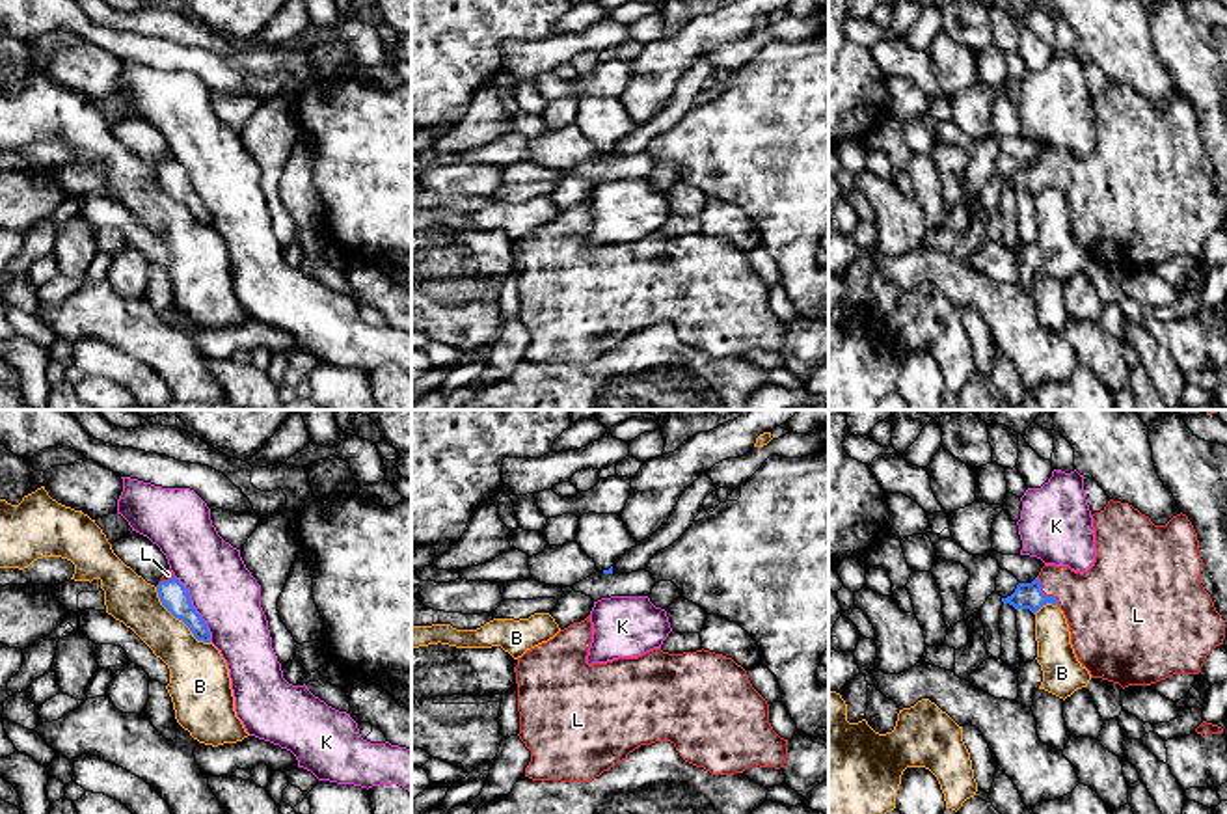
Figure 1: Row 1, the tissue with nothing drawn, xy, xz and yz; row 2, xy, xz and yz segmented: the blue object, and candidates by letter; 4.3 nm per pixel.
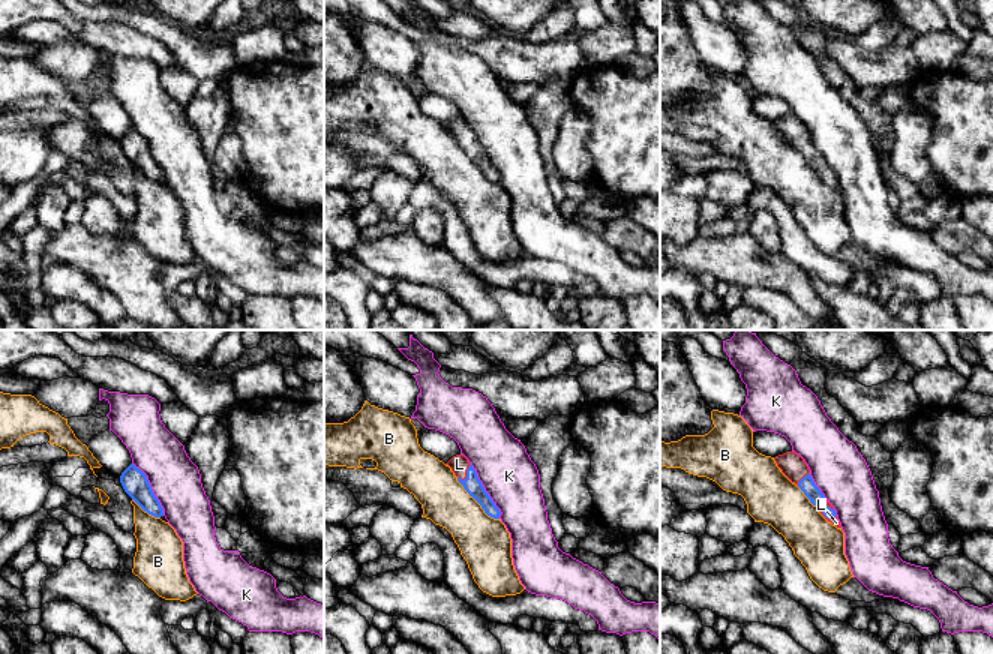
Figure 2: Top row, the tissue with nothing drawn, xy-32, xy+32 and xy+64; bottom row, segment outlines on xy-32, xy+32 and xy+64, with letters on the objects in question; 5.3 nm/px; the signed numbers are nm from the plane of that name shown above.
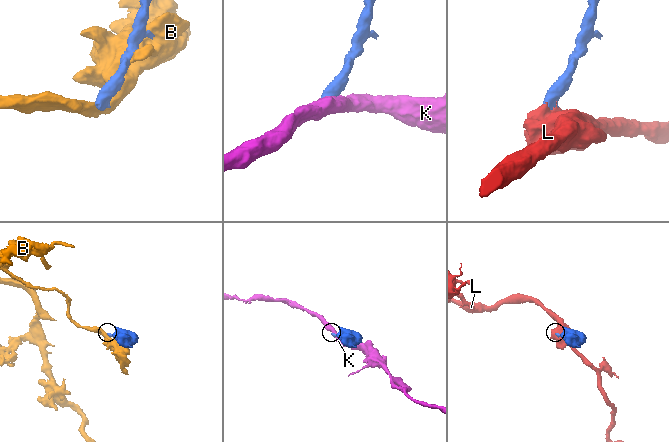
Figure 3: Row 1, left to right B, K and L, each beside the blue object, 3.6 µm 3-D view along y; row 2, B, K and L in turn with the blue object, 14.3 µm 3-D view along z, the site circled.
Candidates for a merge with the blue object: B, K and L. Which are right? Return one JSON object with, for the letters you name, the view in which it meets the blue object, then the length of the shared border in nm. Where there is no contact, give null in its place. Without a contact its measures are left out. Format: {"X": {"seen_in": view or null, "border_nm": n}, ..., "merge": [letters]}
{"L": {"seen_in": "yz", "border_nm": 160}, "merge": ["L"]}

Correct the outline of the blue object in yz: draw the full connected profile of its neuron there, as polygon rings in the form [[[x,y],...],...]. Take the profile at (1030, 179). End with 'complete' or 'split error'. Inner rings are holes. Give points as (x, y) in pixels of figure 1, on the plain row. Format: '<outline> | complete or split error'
[[[1110,82],[1108,88],[1100,95],[1091,97],[1091,101],[1095,110],[1097,140],[1087,155],[1080,156],[1071,153],[1069,149],[1045,147],[1039,158],[1031,166],[1018,166],[1015,175],[1007,181],[1002,181],[1002,184],[1013,188],[1017,194],[1030,192],[1033,197],[1046,186],[1058,188],[1067,201],[1074,237],[1082,246],[1082,250],[1089,253],[1091,261],[1102,261],[1119,266],[1125,272],[1128,268],[1151,268],[1173,257],[1199,257],[1207,238],[1216,229],[1223,227],[1225,203],[1216,194],[1210,177],[1201,168],[1203,142],[1201,142],[1197,115],[1192,104],[1188,102],[1188,99],[1180,95],[1173,99],[1166,108],[1154,108],[1149,99],[1141,97],[1132,88]]] | split error

